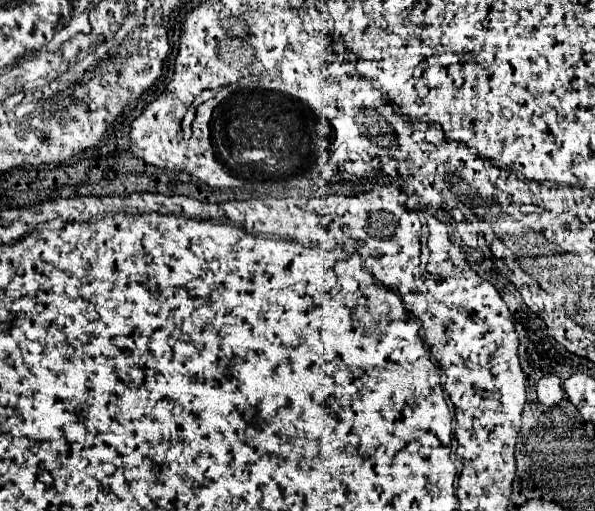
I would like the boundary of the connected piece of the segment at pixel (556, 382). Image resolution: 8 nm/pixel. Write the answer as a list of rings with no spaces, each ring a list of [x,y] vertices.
[[[544,375],[536,385],[536,393],[538,393],[538,399],[548,407],[556,405],[564,395],[562,383],[560,383],[560,379],[556,375]]]

